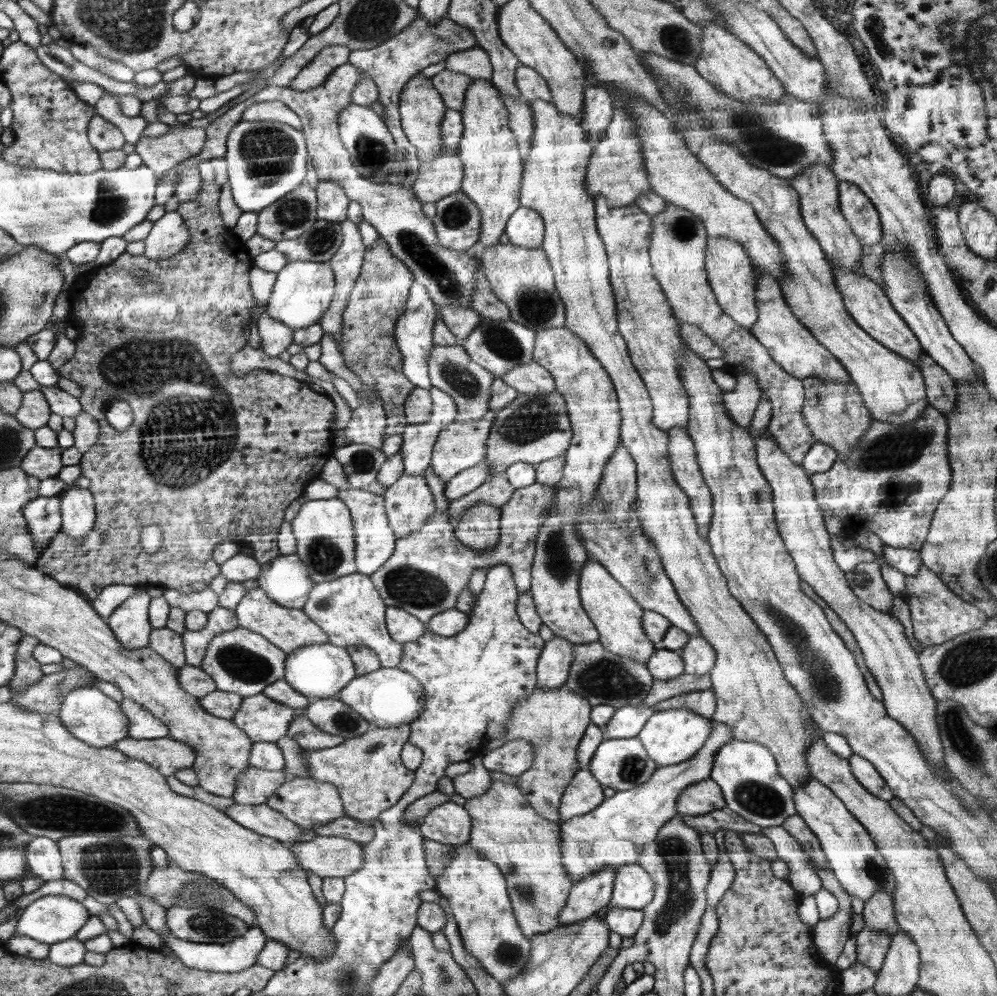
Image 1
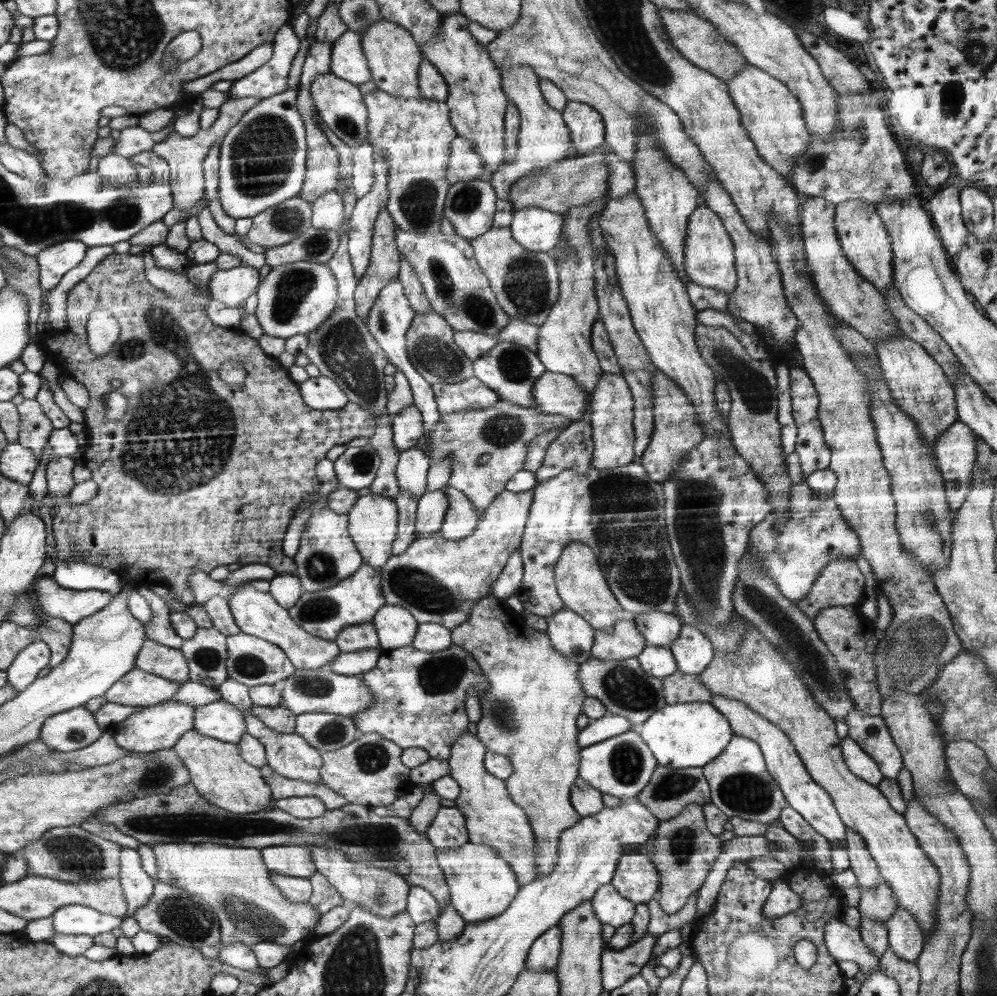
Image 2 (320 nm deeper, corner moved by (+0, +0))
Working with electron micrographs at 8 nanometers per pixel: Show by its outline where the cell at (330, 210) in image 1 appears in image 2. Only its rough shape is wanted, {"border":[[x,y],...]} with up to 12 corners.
{"border":[[339,191],[318,197],[311,226],[338,230],[345,219]]}

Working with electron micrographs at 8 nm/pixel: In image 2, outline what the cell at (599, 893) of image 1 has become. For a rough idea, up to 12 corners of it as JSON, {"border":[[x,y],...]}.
{"border":[[559,923],[531,946],[526,969],[557,967],[562,931]]}

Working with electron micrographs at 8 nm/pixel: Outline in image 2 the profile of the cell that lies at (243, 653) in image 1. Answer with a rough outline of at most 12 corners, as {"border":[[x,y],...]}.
{"border":[[226,637],[230,679],[278,685],[296,666],[276,643]]}

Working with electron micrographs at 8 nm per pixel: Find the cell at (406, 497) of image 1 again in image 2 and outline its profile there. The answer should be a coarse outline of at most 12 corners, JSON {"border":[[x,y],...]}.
{"border":[[414,446],[399,453],[399,486],[418,500],[431,460]]}

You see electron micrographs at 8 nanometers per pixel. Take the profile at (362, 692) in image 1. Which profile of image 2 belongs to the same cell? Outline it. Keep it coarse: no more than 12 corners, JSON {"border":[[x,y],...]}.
{"border":[[296,668],[278,684],[296,715],[351,717],[375,695],[360,675]]}

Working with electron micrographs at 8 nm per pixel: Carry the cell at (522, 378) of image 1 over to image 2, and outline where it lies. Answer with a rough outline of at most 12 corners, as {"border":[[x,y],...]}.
{"border":[[547,371],[538,410],[580,421],[586,394],[572,375]]}

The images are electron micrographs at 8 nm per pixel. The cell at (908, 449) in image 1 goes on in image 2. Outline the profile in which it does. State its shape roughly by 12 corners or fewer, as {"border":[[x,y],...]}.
{"border":[[964,422],[935,444],[949,508],[965,501],[976,439]]}

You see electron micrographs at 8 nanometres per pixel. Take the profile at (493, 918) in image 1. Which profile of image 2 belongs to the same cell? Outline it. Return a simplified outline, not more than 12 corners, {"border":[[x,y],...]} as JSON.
{"border":[[471,840],[436,849],[467,923],[506,912],[522,888],[506,859]]}

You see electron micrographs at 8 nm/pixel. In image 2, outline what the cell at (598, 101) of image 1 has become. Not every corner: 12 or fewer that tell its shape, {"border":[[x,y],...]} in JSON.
{"border":[[569,100],[562,115],[578,155],[606,140],[606,123],[588,103]]}

